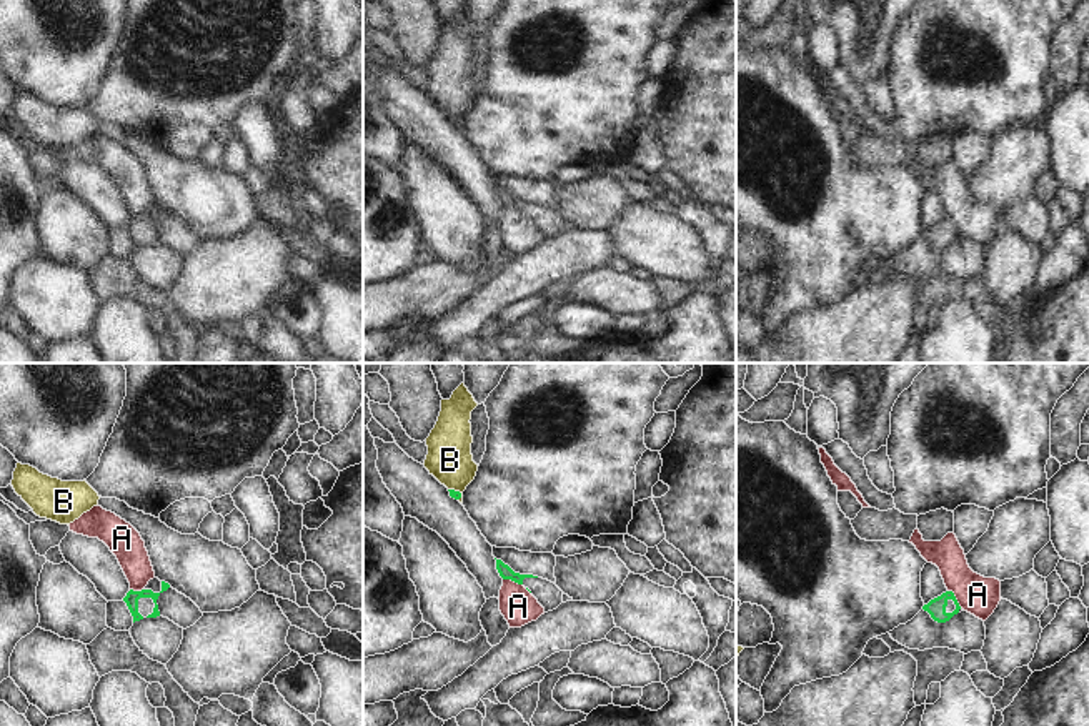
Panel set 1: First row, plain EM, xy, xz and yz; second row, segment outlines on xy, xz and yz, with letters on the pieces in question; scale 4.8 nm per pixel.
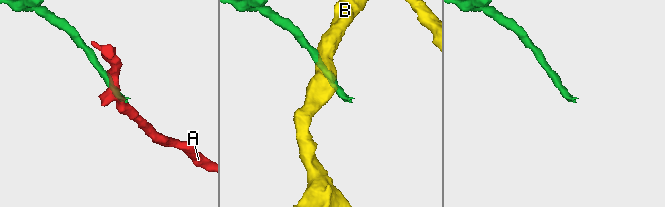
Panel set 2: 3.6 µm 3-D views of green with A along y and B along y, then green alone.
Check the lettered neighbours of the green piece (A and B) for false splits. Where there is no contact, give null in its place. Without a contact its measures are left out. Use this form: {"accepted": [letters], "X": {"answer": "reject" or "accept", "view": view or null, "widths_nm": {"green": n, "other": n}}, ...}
{"accepted": [], "A": {"answer": "reject", "view": "yz", "widths_nm": {"green": 90, "other": 190}}, "B": {"answer": "reject", "view": "xz", "widths_nm": {"green": 50, "other": 220}}}

